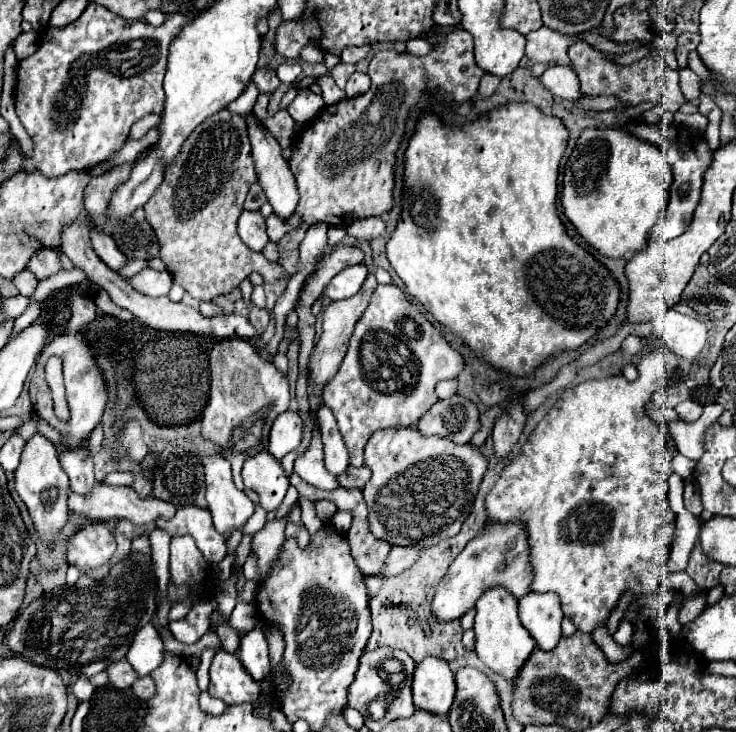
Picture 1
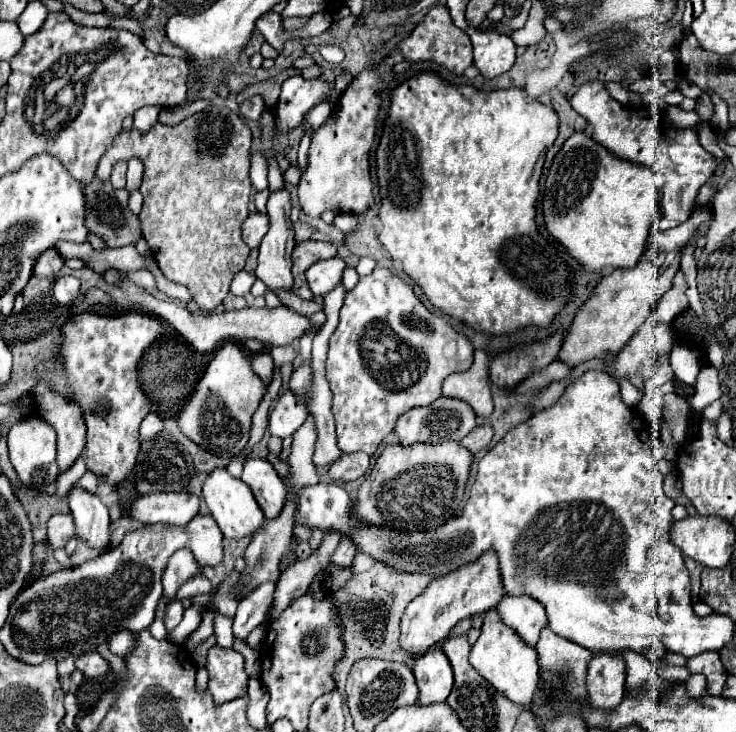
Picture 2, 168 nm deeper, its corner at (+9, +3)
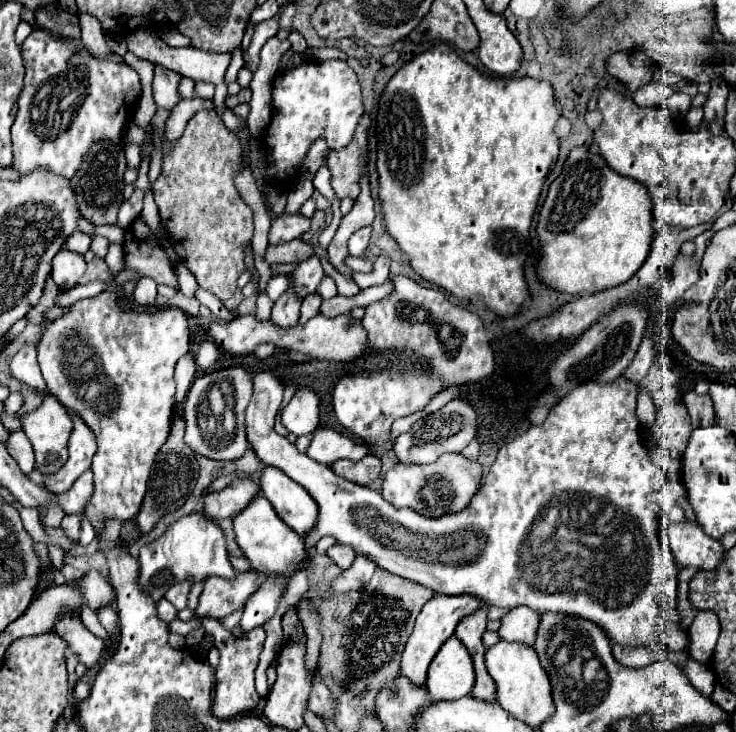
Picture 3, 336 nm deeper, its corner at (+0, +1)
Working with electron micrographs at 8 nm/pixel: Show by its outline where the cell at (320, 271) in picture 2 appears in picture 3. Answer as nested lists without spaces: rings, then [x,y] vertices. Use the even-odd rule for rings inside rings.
[[[312,255],[312,257],[306,259],[304,263],[300,263],[300,265],[294,269],[294,273],[290,275],[292,287],[294,287],[296,295],[300,295],[300,299],[304,299],[306,295],[314,293],[322,277],[324,277],[324,271],[322,271],[320,259],[318,259],[316,255]]]

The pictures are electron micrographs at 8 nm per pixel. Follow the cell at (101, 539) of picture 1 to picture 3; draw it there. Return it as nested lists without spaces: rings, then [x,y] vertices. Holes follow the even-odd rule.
[[[64,515],[64,519],[62,519],[62,529],[64,529],[64,533],[72,539],[72,541],[76,541],[78,539],[78,535],[80,535],[80,517],[82,515]]]

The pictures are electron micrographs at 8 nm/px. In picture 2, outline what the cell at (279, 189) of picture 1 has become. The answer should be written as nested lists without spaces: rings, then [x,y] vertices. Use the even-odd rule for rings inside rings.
[[[287,189],[271,191],[267,199],[267,217],[269,217],[269,231],[267,237],[263,237],[259,245],[259,265],[255,269],[255,277],[261,279],[271,291],[275,289],[291,289],[293,277],[291,277],[291,253],[295,247],[293,241],[293,223],[289,219],[291,215],[291,197]]]

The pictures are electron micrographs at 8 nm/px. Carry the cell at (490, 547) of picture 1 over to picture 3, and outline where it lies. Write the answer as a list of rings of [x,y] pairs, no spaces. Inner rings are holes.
[[[438,595],[438,597],[432,597],[424,605],[424,609],[420,611],[416,625],[414,625],[414,631],[406,641],[406,647],[404,647],[404,653],[402,653],[402,659],[400,659],[400,675],[404,675],[412,685],[424,687],[428,665],[434,659],[434,655],[438,653],[438,649],[442,647],[442,643],[454,633],[458,621],[462,617],[470,615],[472,611],[476,611],[480,605],[482,603],[478,599],[474,599],[472,595],[456,595],[456,597]]]

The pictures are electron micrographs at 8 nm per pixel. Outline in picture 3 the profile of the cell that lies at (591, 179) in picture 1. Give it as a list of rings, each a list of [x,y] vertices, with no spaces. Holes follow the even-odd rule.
[[[580,147],[568,155],[560,177],[550,185],[548,197],[540,209],[536,233],[540,239],[540,261],[536,263],[538,279],[560,293],[592,295],[626,283],[646,261],[654,239],[652,199],[648,199],[648,191],[644,191],[640,183],[622,175],[618,177],[606,167],[600,155]]]

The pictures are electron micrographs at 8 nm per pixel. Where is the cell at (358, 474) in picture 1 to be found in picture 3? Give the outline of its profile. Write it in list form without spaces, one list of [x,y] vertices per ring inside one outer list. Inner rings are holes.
[[[366,455],[360,461],[340,459],[332,465],[332,471],[348,481],[358,483],[358,485],[368,485],[370,481],[374,481],[380,475],[380,467],[382,467],[382,461],[378,457]]]

